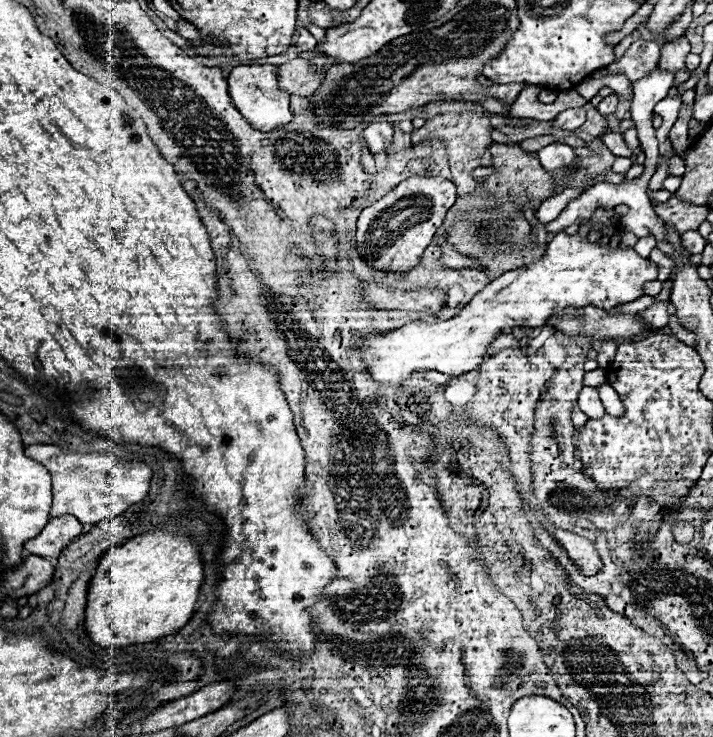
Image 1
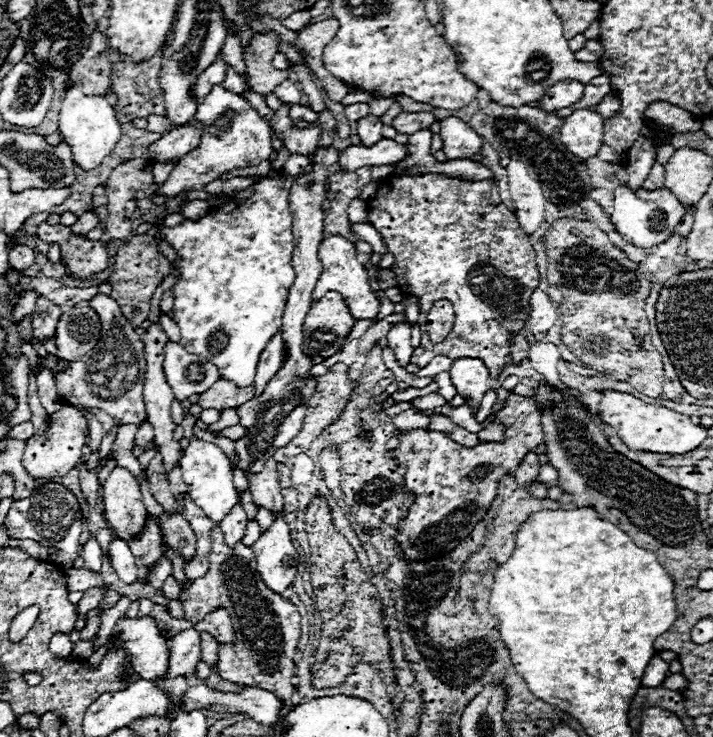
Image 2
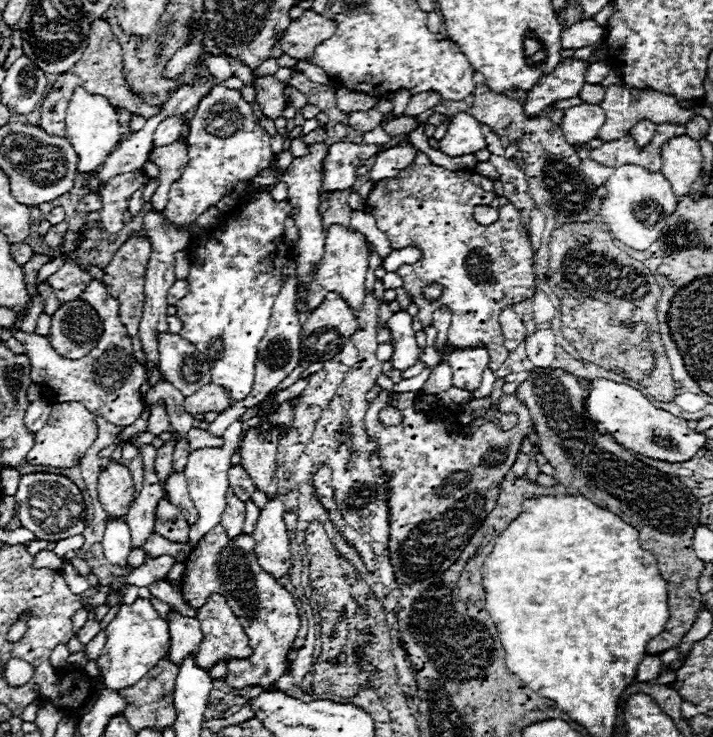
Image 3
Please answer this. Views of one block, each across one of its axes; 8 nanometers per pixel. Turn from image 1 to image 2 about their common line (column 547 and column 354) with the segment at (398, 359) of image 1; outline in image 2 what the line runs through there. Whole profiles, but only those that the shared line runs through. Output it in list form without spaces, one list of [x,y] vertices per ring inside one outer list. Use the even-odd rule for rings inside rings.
[[[342,236],[324,238],[324,242],[320,244],[320,250],[318,250],[318,260],[322,264],[322,272],[314,286],[314,294],[312,294],[314,300],[320,300],[326,294],[326,290],[336,290],[344,296],[344,302],[348,304],[348,310],[352,312],[354,320],[374,320],[380,310],[380,298],[370,288],[368,272],[366,272],[364,264],[358,262],[354,244]]]

